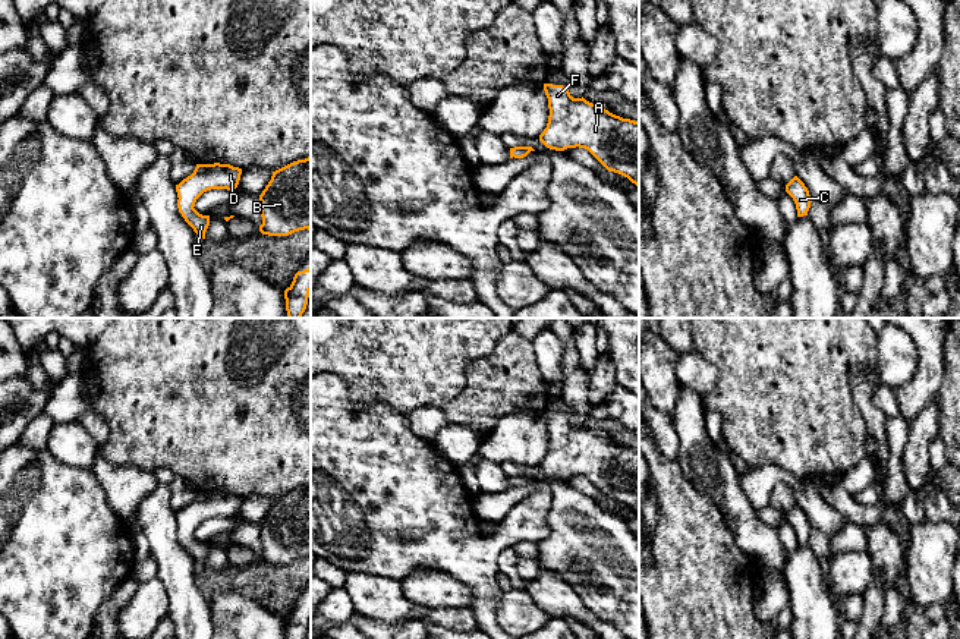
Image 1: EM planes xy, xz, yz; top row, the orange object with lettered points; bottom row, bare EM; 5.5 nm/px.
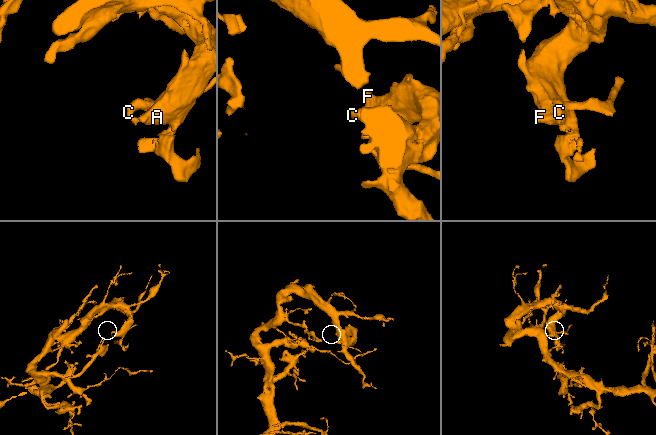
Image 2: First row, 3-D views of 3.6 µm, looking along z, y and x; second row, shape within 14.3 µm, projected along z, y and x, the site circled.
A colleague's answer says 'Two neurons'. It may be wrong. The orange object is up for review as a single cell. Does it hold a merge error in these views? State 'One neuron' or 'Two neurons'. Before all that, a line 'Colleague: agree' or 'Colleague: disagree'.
Colleague: disagree
One neuron

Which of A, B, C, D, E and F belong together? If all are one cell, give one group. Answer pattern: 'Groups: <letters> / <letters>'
Groups: A B C D E F

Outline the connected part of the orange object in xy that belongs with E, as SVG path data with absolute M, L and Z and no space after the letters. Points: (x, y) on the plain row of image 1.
M196 492L193 501L176 513L179 541L201 567L205 567L210 544L193 536L196 528L211 517L236 517L240 503L242 497L230 492Z

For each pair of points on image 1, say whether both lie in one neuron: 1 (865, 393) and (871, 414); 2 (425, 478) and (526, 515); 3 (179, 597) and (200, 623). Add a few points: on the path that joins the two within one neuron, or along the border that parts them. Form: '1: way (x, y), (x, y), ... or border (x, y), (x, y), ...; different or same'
1: way (865, 397), (868, 409); same
2: way (428, 513), (452, 544), (491, 544); same
3: way (185, 603), (194, 617); same

